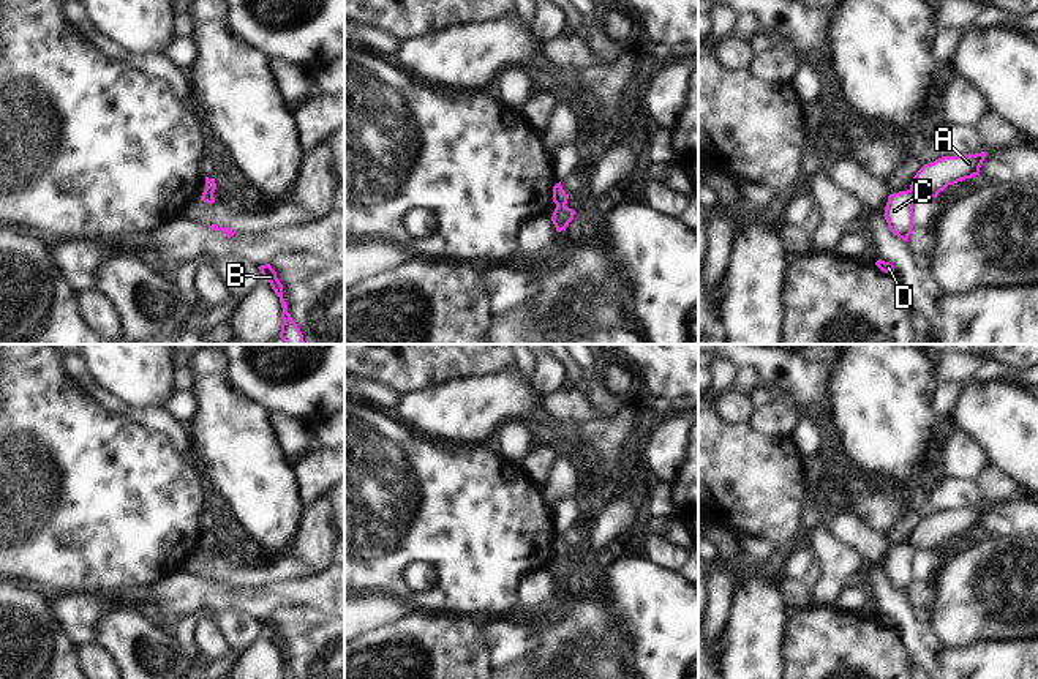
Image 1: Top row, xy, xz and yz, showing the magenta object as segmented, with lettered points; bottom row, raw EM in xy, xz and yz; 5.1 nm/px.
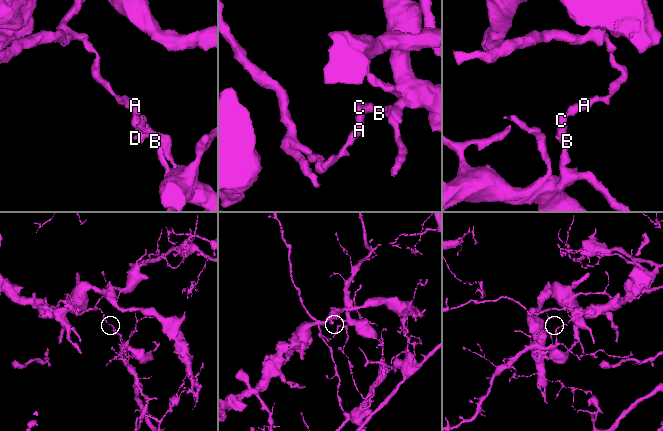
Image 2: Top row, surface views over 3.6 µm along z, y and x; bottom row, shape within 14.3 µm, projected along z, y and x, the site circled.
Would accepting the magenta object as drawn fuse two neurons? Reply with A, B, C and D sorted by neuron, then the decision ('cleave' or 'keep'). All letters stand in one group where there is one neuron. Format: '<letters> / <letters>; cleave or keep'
A / B C D; cleave

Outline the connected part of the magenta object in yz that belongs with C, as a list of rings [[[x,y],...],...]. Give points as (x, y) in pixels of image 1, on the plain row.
[[[907,543],[899,545],[888,550],[888,556],[885,561],[885,573],[888,576],[889,584],[902,592],[904,595],[908,595],[908,589],[913,583],[913,557],[916,554],[916,550]]]

